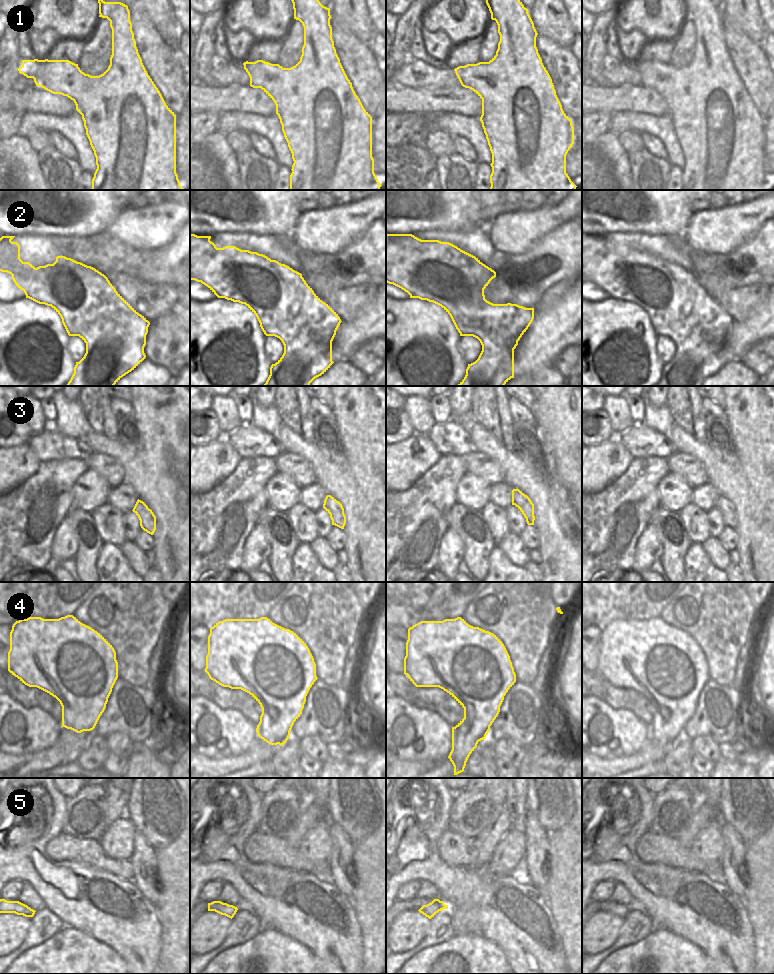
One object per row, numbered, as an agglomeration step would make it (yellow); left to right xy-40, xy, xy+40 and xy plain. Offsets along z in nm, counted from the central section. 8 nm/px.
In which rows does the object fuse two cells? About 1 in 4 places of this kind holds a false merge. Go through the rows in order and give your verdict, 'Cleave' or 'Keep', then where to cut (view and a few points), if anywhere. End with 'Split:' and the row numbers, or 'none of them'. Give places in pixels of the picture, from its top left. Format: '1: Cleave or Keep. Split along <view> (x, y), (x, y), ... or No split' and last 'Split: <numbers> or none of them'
1: Keep. No split
2: Keep. No split
3: Keep. No split
4: Keep. No split
5: Keep. No split
Split: none of them.

